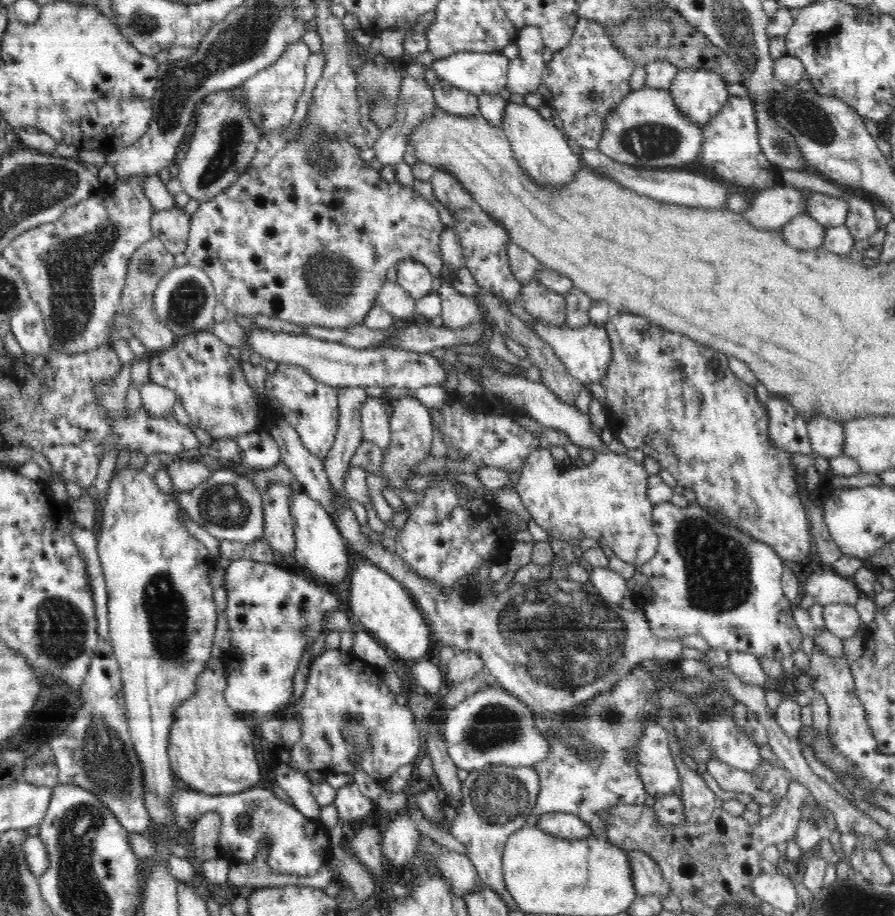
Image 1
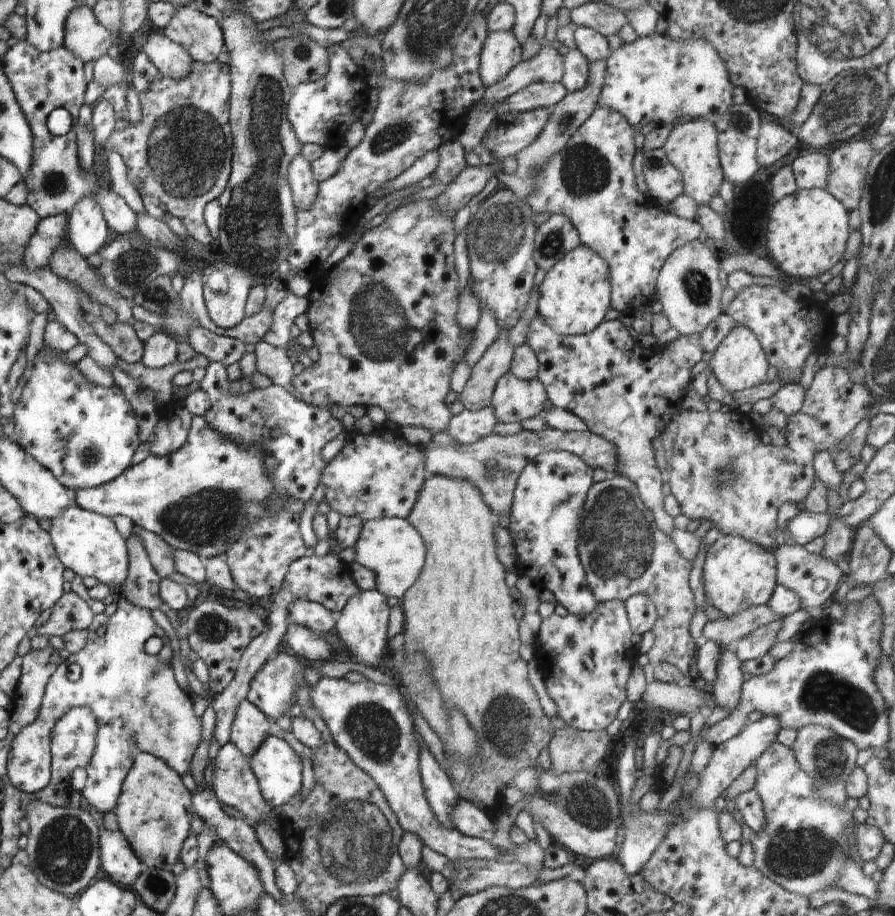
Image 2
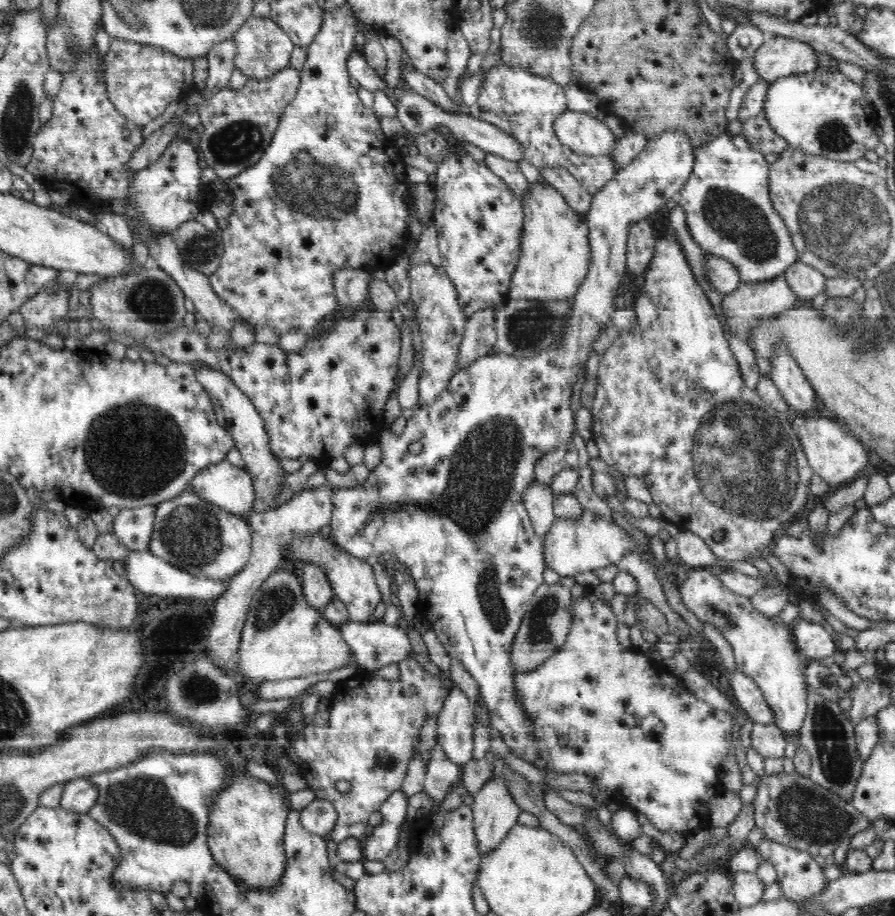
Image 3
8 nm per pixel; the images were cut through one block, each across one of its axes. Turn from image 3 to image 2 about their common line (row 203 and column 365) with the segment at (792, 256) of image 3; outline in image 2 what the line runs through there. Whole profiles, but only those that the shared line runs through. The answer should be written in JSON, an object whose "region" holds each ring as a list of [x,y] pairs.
{"region":[[[322,676],[315,686],[310,686],[308,693],[310,702],[328,726],[334,742],[357,768],[374,779],[404,832],[420,836],[424,846],[450,858],[450,862],[472,859],[480,863],[502,859],[504,851],[498,846],[484,839],[460,834],[455,828],[446,828],[434,816],[424,794],[418,766],[422,741],[412,714],[406,708],[408,702],[396,685],[378,684],[366,678],[351,683],[345,678]]]}

